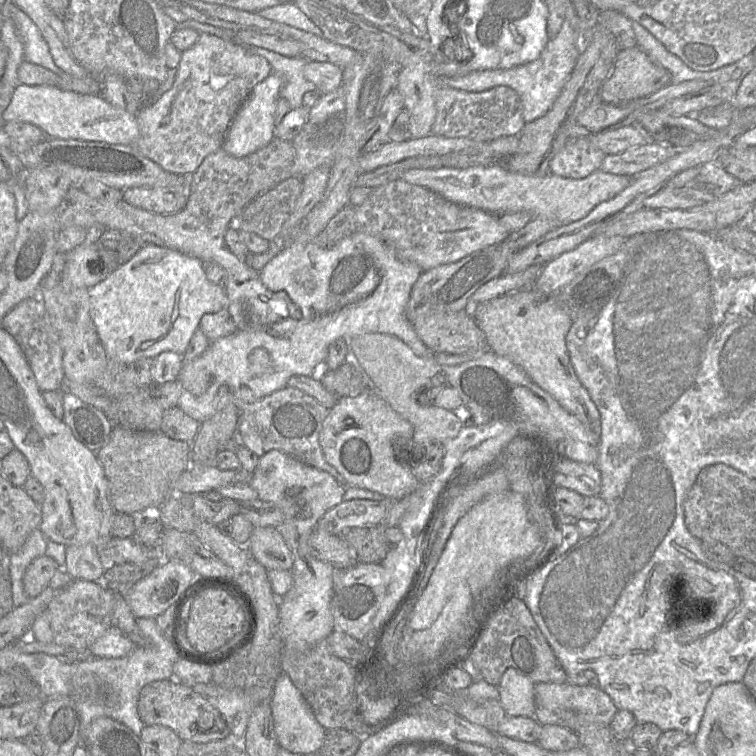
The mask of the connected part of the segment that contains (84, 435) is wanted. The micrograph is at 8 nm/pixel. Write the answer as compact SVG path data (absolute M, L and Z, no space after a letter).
M63 392L62 400L62 420L79 442L97 454L108 443L114 425L101 410L71 393Z

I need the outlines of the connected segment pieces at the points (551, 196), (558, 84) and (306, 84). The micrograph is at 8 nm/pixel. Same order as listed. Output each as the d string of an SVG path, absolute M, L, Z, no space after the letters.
M475 165L467 168L427 168L408 170L402 180L425 187L445 199L487 213L525 211L546 219L553 227L566 226L587 216L601 202L625 189L632 176L597 170L585 178L573 179L552 173L526 175L510 172L500 166Z
M566 18L560 31L548 41L536 60L508 70L474 71L464 76L440 77L441 84L467 92L482 92L494 87L508 87L518 96L524 122L533 122L544 116L559 97L560 91L572 72L580 51L580 34Z
M255 46L245 47L251 52L264 57L270 64L272 72L281 76L283 85L279 96L287 100L291 109L301 108L304 94L317 90L316 85L304 76L304 67L308 61L303 57L288 57Z

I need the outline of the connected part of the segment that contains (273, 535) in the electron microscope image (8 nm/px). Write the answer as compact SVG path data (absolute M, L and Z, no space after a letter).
M255 527L246 546L250 554L267 571L291 571L293 568L293 554L282 534L275 527Z

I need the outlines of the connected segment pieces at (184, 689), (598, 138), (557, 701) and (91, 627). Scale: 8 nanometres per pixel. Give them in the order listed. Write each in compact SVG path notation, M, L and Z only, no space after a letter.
M175 679L158 681L145 686L138 699L138 714L147 725L171 729L183 742L205 744L223 740L230 730L222 714L200 694Z
M640 123L589 136L589 139L606 155L620 154L628 149L655 143L654 136Z
M535 683L534 700L534 718L540 725L560 725L574 732L589 722L609 726L618 711L614 702L604 691L591 685Z
M73 580L69 586L57 592L47 608L54 642L77 651L89 651L92 644L112 626L114 606L115 593L108 589L103 582Z

